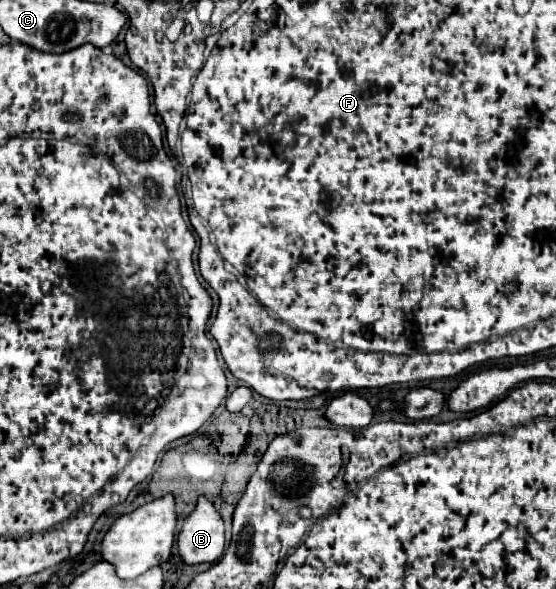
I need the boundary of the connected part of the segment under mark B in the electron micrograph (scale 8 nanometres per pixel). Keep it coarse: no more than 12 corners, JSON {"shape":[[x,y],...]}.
{"shape":[[205,497],[187,515],[177,551],[183,563],[215,563],[225,529]]}

